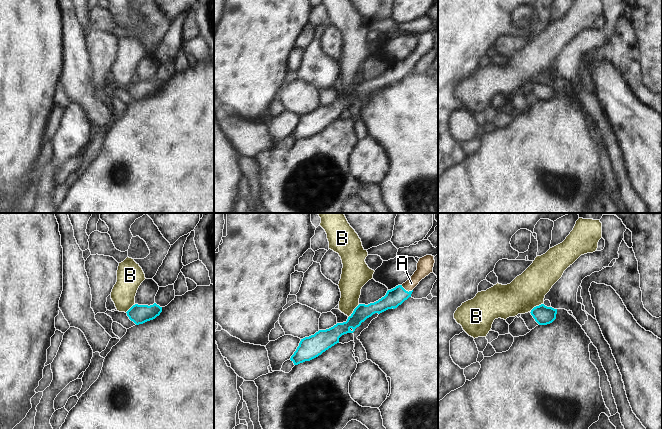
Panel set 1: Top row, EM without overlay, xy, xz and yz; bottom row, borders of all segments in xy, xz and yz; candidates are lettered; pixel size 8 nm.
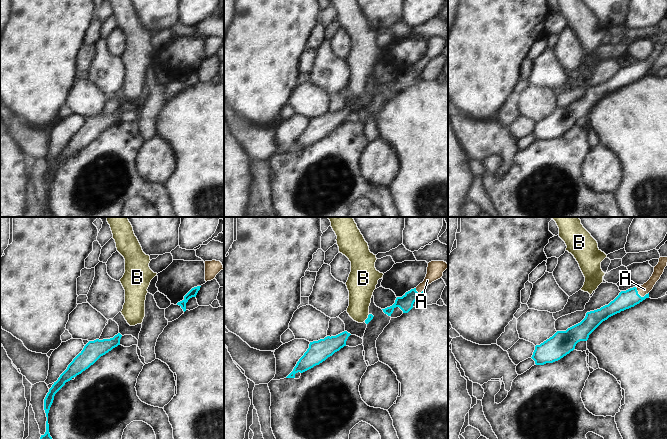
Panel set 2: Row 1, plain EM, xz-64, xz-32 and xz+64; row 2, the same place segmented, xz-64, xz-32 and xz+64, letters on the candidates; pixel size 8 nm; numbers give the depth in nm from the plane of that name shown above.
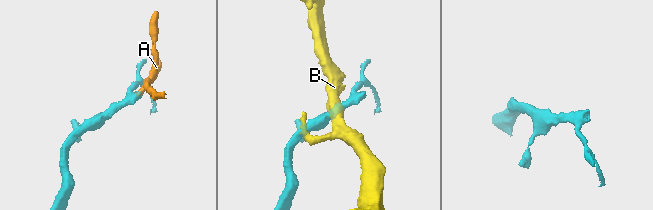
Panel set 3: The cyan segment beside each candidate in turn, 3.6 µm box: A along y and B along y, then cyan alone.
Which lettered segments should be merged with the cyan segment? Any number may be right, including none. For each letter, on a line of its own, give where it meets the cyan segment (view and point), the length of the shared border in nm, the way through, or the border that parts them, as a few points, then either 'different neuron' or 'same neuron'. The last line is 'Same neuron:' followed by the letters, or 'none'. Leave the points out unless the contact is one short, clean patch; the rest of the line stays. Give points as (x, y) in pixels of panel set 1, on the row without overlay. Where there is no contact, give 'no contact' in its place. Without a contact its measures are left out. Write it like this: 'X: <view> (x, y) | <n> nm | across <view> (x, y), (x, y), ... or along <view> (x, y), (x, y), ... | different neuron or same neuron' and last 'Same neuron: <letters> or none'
A: xz (407, 67) | 100 nm | across xz (396, 72), (407, 67), (425, 42) | same neuron
B: xz (353, 87) | 140 nm | along xz (359, 80), (348, 93) | different neuron
Same neuron: A

